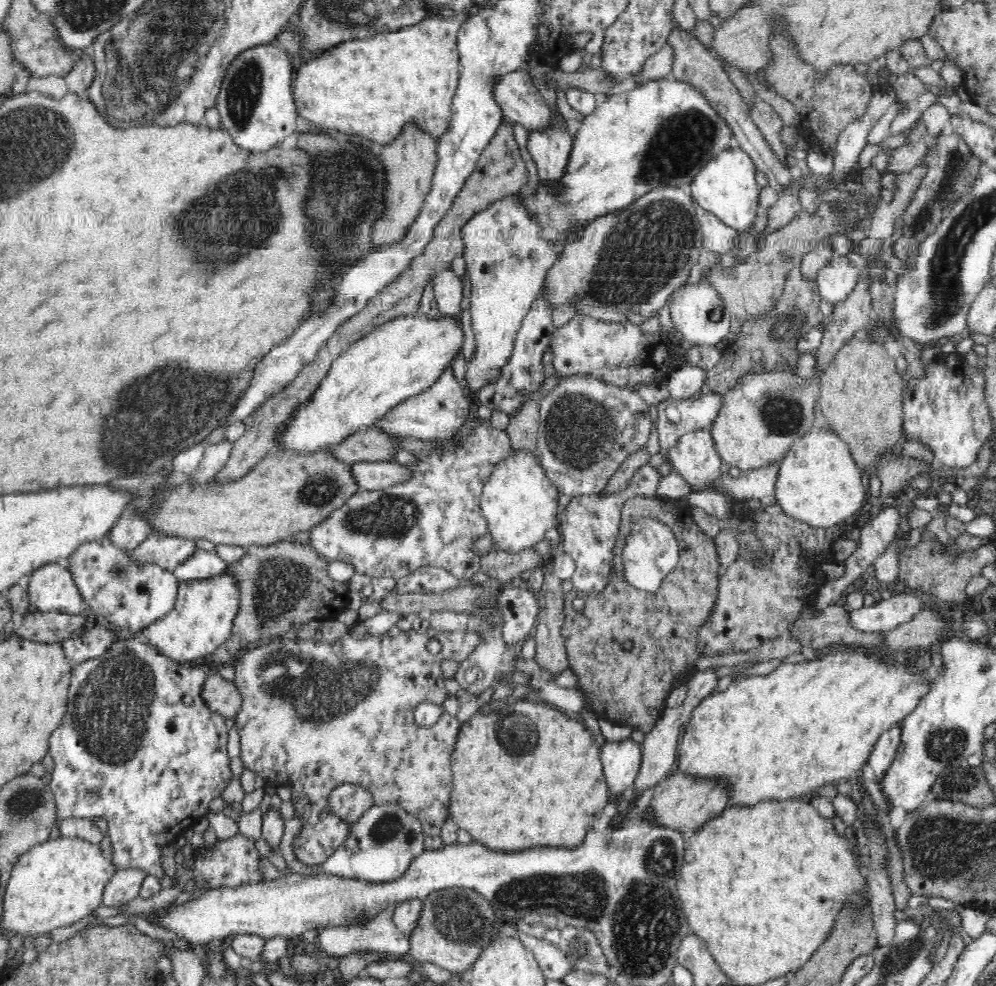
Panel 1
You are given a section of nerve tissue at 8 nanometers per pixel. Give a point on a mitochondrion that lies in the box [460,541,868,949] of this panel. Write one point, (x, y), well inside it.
(514, 730)

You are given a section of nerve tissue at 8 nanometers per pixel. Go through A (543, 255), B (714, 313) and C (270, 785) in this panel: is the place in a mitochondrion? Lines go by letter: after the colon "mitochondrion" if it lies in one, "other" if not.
A: other
B: mitochondrion
C: other

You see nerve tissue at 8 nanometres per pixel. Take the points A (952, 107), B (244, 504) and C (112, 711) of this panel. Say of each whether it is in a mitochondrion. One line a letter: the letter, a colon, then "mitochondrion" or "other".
A: other
B: other
C: mitochondrion

